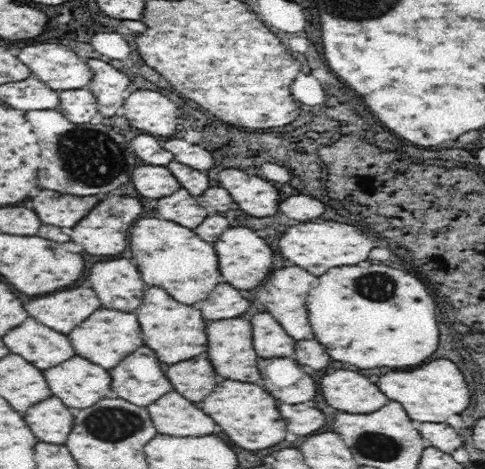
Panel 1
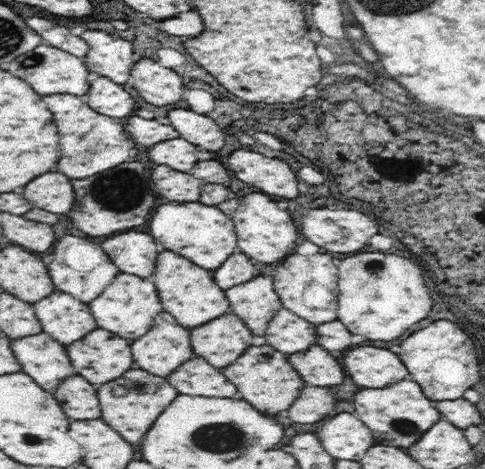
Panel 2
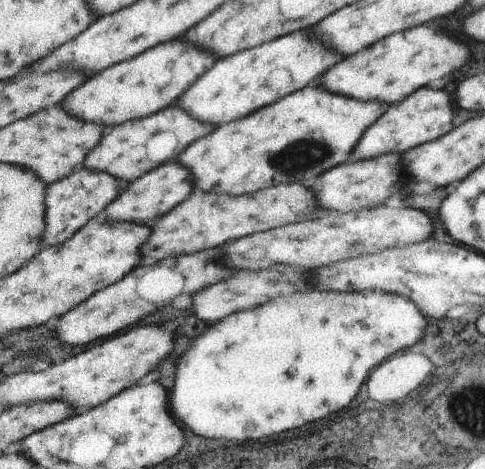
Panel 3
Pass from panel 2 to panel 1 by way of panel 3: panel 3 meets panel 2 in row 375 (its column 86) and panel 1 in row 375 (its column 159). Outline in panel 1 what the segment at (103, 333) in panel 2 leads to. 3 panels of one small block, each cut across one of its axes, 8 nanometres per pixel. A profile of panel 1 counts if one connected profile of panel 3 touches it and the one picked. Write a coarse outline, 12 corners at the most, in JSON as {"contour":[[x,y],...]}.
{"contour":[[82,356],[46,370],[70,410],[116,398],[110,372]]}

